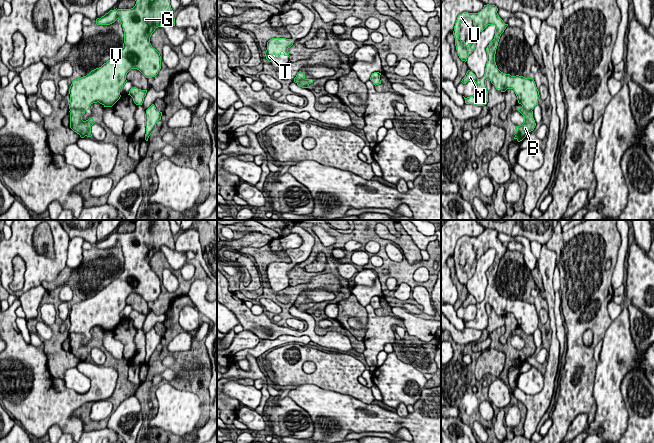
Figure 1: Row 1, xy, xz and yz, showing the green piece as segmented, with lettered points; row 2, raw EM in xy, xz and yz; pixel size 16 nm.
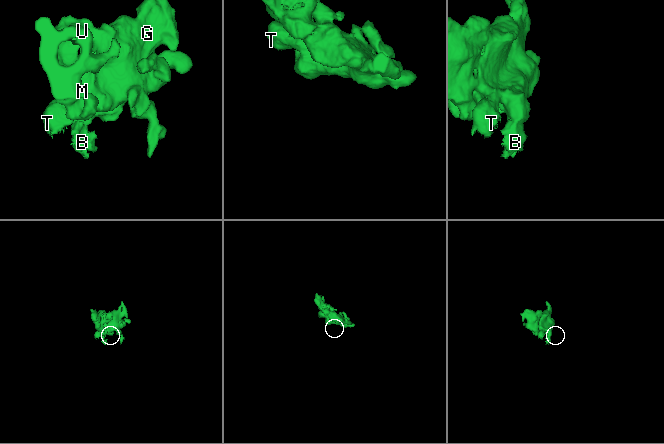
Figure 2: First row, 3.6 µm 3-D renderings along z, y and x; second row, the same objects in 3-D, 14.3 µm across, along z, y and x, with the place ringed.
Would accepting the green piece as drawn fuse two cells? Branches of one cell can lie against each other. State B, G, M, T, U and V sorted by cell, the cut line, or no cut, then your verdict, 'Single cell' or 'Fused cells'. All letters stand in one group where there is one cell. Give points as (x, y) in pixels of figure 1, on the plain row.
Groups: B / G M T U V. Split along xy (70, 332), (78, 332), (84, 335). Fused cells

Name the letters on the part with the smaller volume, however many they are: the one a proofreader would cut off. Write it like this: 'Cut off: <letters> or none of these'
Cut off: B

